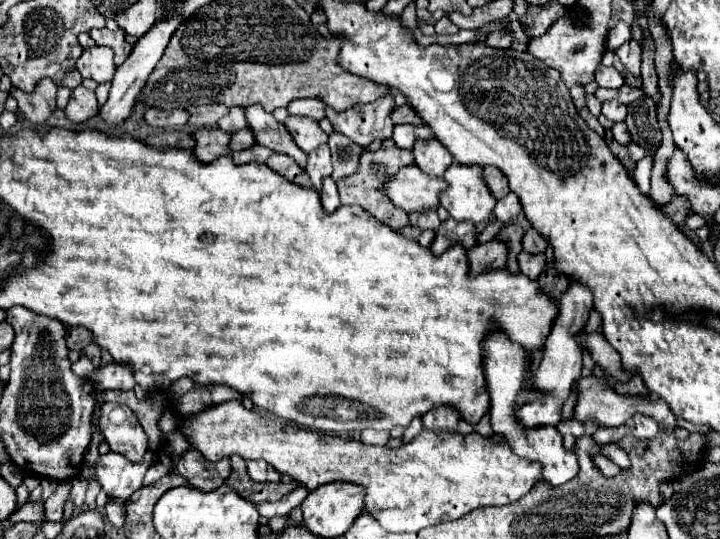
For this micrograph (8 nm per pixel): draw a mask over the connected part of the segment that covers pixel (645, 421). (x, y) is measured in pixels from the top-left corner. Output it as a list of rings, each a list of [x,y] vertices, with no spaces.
[[[636,415],[634,417],[634,437],[638,439],[652,439],[656,437],[658,433],[658,423],[650,417],[644,417],[644,415]]]

